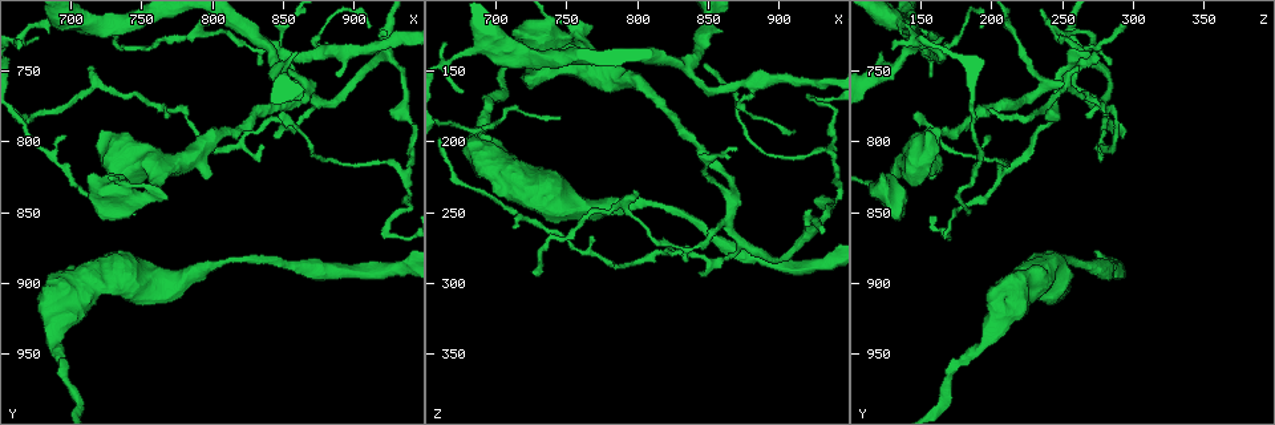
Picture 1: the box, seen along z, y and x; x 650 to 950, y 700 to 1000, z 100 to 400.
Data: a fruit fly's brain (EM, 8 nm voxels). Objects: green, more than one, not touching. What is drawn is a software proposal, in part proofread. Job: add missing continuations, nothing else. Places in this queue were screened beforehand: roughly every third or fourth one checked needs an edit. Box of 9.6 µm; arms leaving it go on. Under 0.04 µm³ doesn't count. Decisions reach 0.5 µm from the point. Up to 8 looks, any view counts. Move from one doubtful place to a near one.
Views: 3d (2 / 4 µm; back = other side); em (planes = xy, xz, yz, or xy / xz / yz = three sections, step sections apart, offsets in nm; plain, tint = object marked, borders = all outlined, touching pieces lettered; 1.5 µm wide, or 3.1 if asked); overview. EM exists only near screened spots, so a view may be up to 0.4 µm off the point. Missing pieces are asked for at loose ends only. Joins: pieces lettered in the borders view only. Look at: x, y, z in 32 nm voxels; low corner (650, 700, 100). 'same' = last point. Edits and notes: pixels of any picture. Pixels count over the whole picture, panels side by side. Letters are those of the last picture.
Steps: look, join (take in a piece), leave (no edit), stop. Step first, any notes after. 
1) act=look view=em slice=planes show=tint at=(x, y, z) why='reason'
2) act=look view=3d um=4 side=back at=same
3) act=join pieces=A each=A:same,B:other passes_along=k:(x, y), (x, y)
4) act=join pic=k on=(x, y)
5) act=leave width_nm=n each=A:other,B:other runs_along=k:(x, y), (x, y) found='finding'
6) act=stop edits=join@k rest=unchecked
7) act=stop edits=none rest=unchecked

act=look view=em slice=yz step=4 show=tint at=(676, 728, 166) why='thin end'

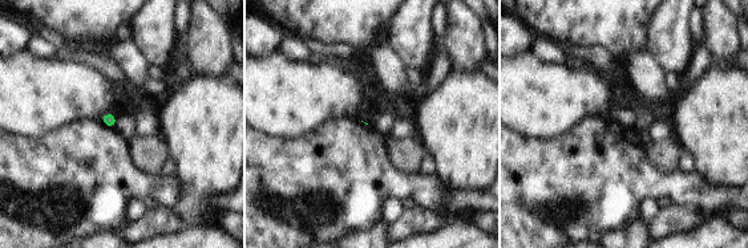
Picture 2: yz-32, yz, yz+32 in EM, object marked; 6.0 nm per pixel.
act=look view=em slice=planes show=borders at=same

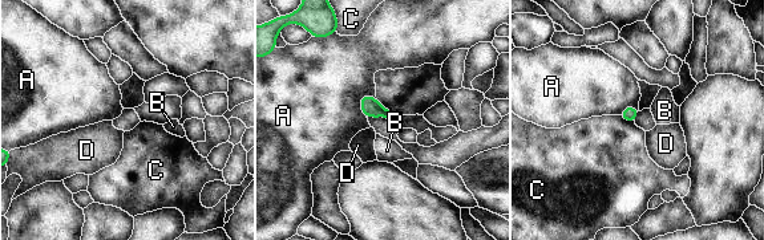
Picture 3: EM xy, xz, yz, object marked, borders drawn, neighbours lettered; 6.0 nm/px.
act=leave each=A:other,B:other,C:other,D:other border=3:(374, 97), (388, 110), (391, 117) found='no lettered piece goes on from it'

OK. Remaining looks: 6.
act=look view=3d um=2 at=(710, 748, 262) why='thin end'

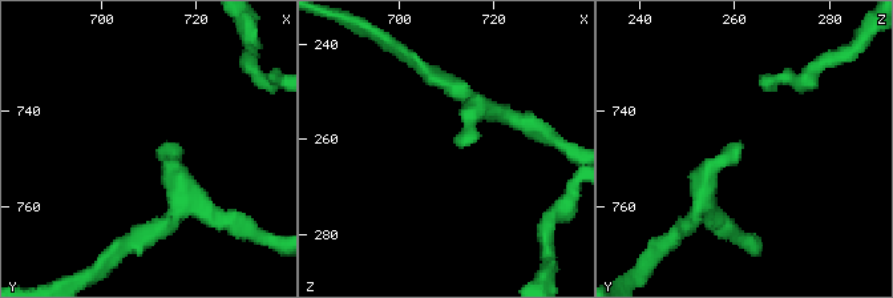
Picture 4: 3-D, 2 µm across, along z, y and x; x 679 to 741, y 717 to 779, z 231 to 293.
act=look view=em slice=planes show=borders at=(712, 747, 261)

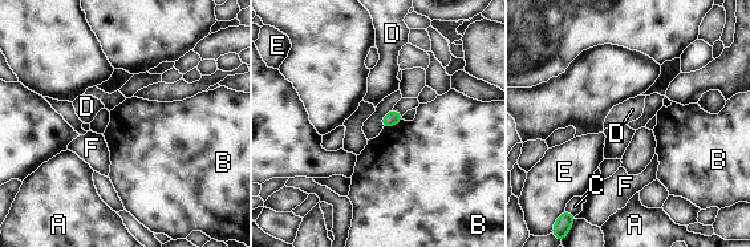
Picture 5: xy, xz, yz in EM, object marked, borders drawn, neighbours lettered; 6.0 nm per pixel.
act=leave each=A:other,B:other,C:other,D:other,E:other,F:other border=5:(404, 120), (382, 129) found='no lettered piece goes on from it'

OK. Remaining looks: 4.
act=look view=em slice=xz step=4 show=tint at=(696, 798, 198) why='free end'

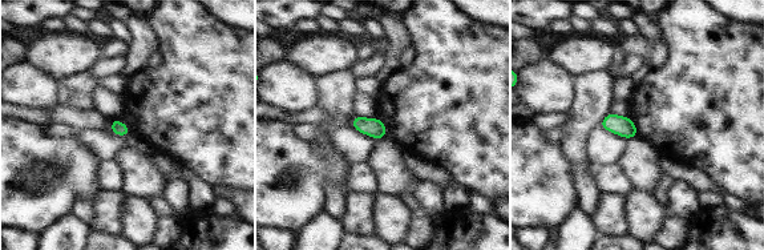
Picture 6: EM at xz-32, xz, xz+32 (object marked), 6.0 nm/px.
act=look view=em slice=xy step=4 show=tint at=same

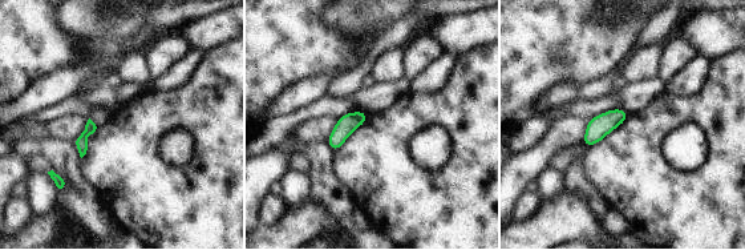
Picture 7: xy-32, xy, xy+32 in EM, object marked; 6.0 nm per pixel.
act=look view=em slice=xy step=4 show=borders at=same

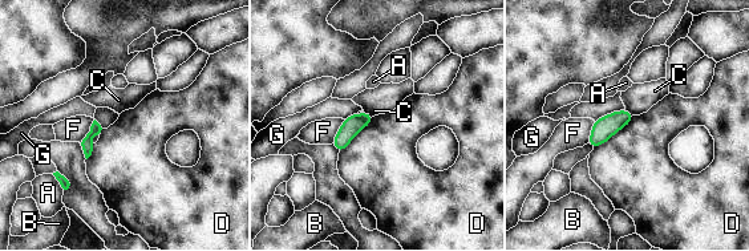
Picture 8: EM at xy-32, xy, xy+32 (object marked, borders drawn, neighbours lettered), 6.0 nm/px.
act=leave width_nm=110 each=A:other,B:other,C:other,D:other,F:other,G:other border=8:(635, 116), (592, 150) found='none of them fits'

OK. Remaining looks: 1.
act=stop edits=none rest=unchecked

